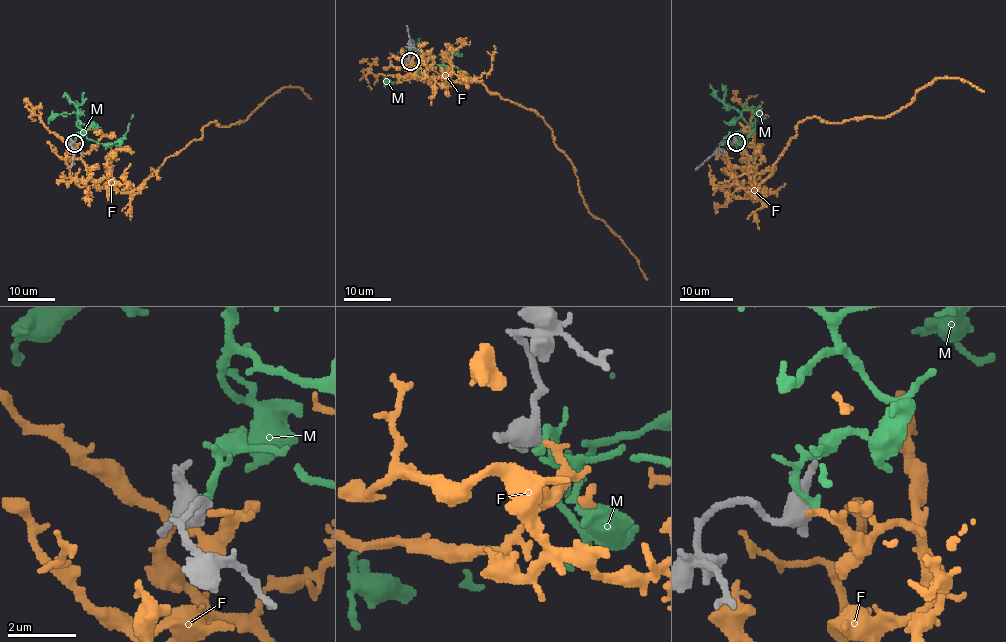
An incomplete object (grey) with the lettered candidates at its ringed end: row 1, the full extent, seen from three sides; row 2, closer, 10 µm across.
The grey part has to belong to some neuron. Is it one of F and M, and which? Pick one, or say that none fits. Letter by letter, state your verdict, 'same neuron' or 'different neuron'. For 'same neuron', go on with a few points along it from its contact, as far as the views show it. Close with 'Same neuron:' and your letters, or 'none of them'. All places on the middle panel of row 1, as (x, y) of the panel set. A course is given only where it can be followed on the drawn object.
F: same neuron; it runs (411, 62), (407, 79), (476, 78), (490, 92), (535, 111), (573, 165), (588, 210), (619, 238), (647, 280)
M: different neuron
Same neuron: F

